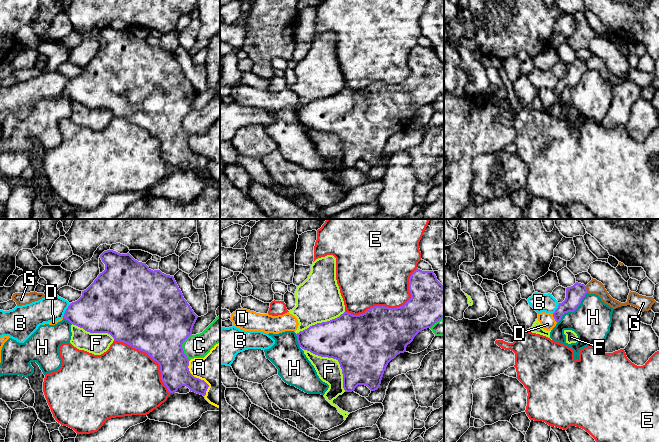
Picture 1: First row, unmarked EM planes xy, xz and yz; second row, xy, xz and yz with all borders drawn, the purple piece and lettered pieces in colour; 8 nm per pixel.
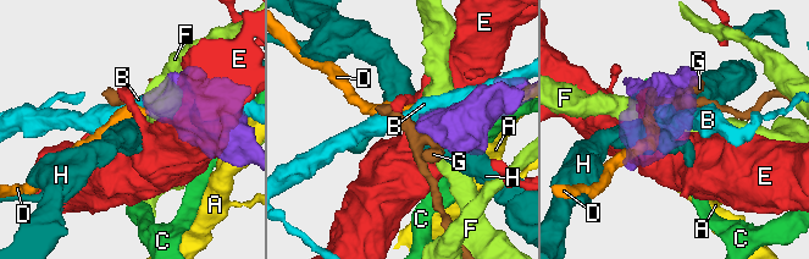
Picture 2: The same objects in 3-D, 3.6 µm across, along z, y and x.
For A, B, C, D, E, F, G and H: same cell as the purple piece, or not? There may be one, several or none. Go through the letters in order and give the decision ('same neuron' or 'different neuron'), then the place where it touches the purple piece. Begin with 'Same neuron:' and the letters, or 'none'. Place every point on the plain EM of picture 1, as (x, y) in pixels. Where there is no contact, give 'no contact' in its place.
Same neuron: D
A: different neuron; contact xy (198, 154)
B: different neuron; contact xy (66, 86)
C: different neuron; contact xy (181, 123)
D: same neuron; contact yz (554, 94)
E: different neuron; contact xz (392, 84)
F: different neuron; contact xz (334, 134)
G: different neuron; contact yz (586, 65)
H: different neuron; contact yz (573, 87)

